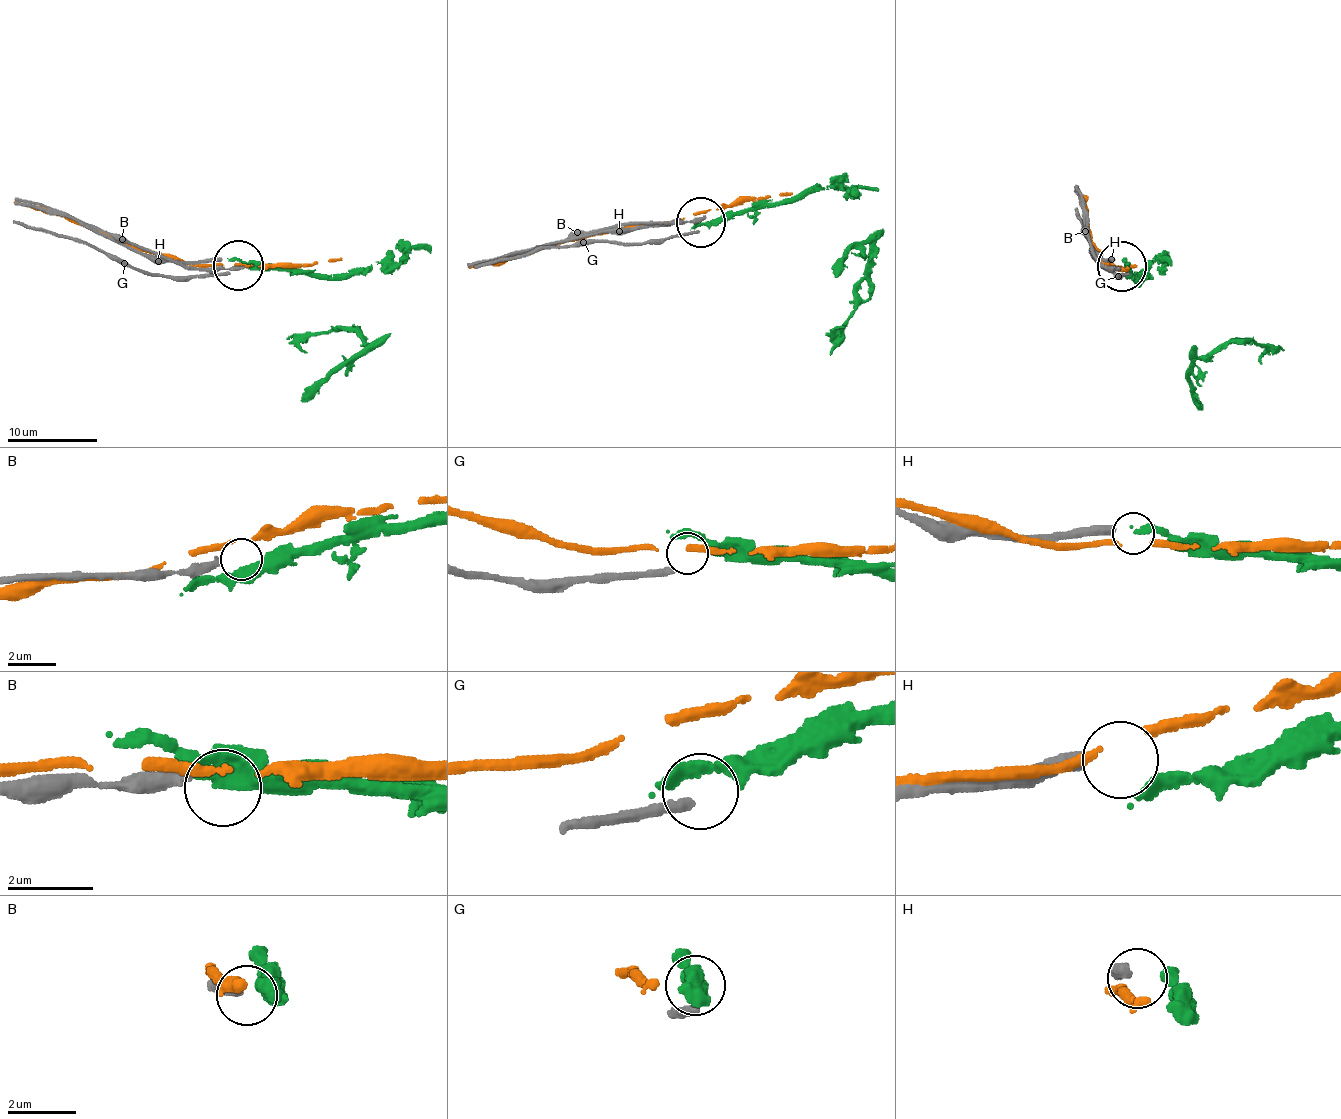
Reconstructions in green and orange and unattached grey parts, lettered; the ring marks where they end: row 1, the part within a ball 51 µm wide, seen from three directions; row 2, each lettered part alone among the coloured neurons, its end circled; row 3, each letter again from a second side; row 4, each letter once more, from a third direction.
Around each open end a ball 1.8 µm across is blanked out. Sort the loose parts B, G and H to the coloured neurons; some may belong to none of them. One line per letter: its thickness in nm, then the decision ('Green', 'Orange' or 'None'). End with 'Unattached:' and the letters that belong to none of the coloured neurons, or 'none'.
B: Thickness 360 nm. None
G: Thickness 280 nm. None
H: Thickness 380 nm. None
Unattached: B, G, H

